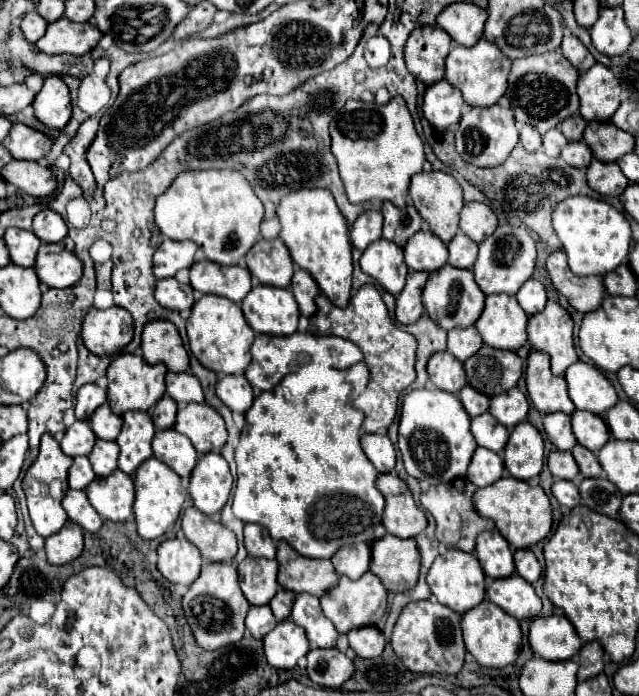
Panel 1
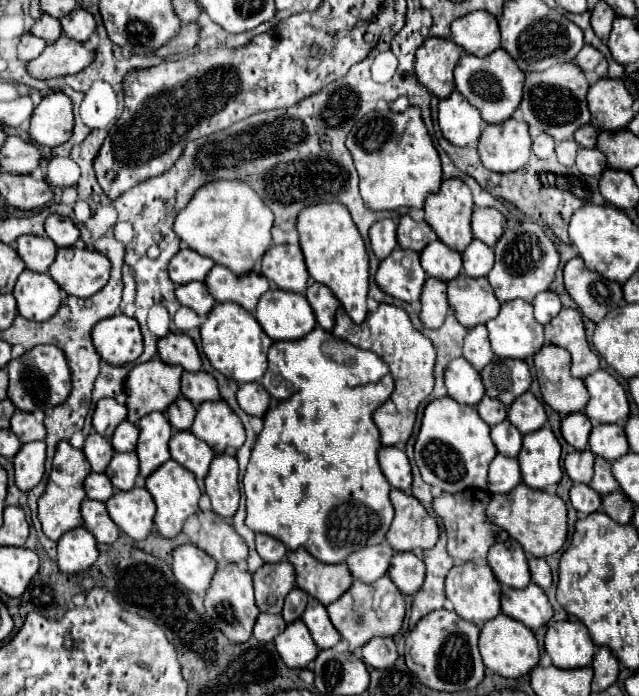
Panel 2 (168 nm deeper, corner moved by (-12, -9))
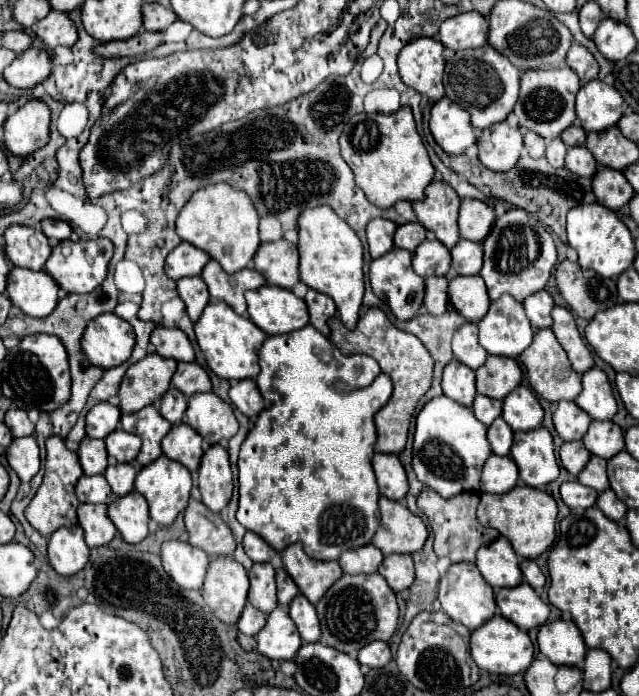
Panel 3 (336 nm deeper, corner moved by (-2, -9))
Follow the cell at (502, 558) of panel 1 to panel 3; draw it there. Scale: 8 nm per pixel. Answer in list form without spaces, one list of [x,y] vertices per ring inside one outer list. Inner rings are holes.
[[[504,536],[478,550],[476,566],[492,588],[514,588],[522,582],[518,556]]]

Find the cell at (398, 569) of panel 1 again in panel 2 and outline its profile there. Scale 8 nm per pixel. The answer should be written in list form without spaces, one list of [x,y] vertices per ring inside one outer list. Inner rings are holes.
[[[396,552],[396,556],[392,556],[388,576],[402,594],[416,594],[426,576],[424,562],[412,552]]]

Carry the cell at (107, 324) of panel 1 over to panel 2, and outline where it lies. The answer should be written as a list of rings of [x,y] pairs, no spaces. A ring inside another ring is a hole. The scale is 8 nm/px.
[[[116,314],[100,320],[92,328],[94,348],[112,366],[134,362],[142,354],[142,332],[134,318]]]

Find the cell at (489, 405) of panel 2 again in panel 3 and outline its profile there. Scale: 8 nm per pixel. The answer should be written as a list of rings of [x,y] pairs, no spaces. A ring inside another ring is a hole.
[[[478,394],[476,400],[474,400],[474,406],[472,406],[472,412],[482,424],[490,426],[502,414],[502,402]]]

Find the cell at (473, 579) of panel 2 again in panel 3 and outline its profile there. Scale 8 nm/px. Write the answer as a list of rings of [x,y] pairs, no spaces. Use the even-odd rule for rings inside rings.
[[[460,562],[452,564],[444,578],[440,580],[440,592],[438,600],[442,604],[442,610],[454,620],[464,624],[468,630],[476,630],[482,626],[486,620],[490,620],[496,614],[496,604],[494,604],[494,590],[492,586],[482,578],[474,562]]]

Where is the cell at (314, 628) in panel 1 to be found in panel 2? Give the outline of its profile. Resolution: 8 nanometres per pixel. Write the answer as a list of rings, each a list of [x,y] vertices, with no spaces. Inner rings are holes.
[[[318,600],[308,602],[306,612],[302,614],[302,622],[308,626],[314,642],[320,650],[334,648],[340,642],[340,632],[336,632],[334,624],[328,618],[326,608]]]

